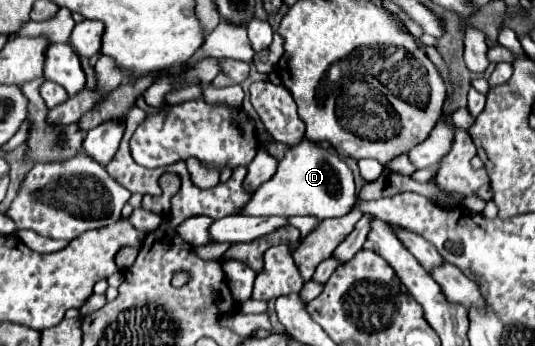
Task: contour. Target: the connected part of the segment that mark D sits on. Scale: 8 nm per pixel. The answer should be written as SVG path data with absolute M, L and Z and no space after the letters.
M306 136L292 146L278 164L276 174L250 198L242 214L248 216L314 216L318 220L346 216L354 206L354 176L348 164L332 150L320 148Z

